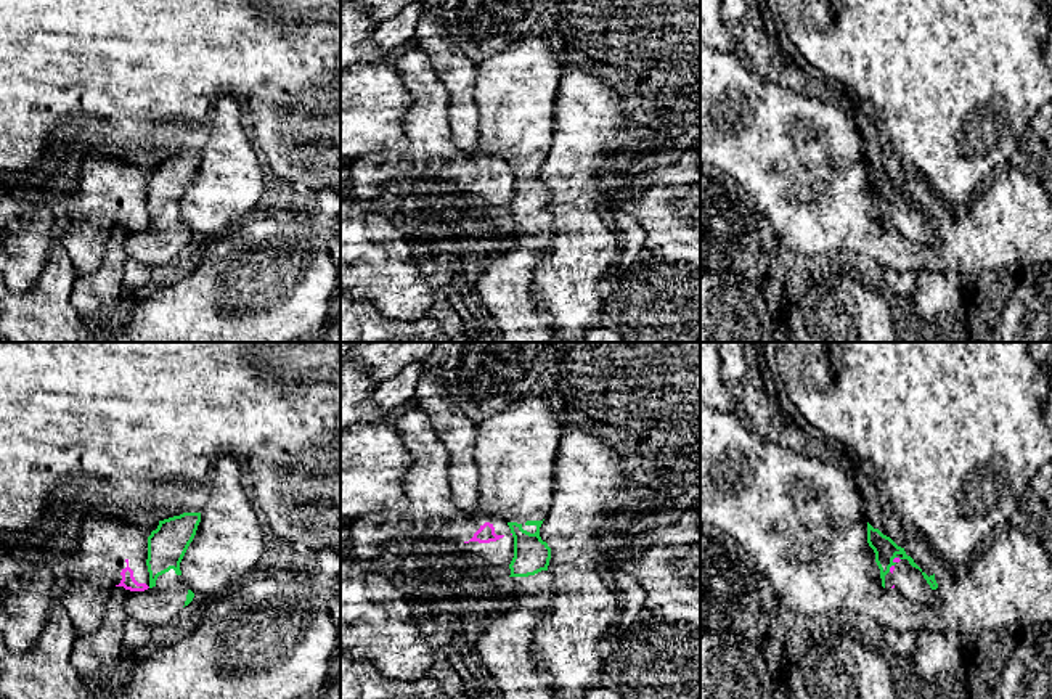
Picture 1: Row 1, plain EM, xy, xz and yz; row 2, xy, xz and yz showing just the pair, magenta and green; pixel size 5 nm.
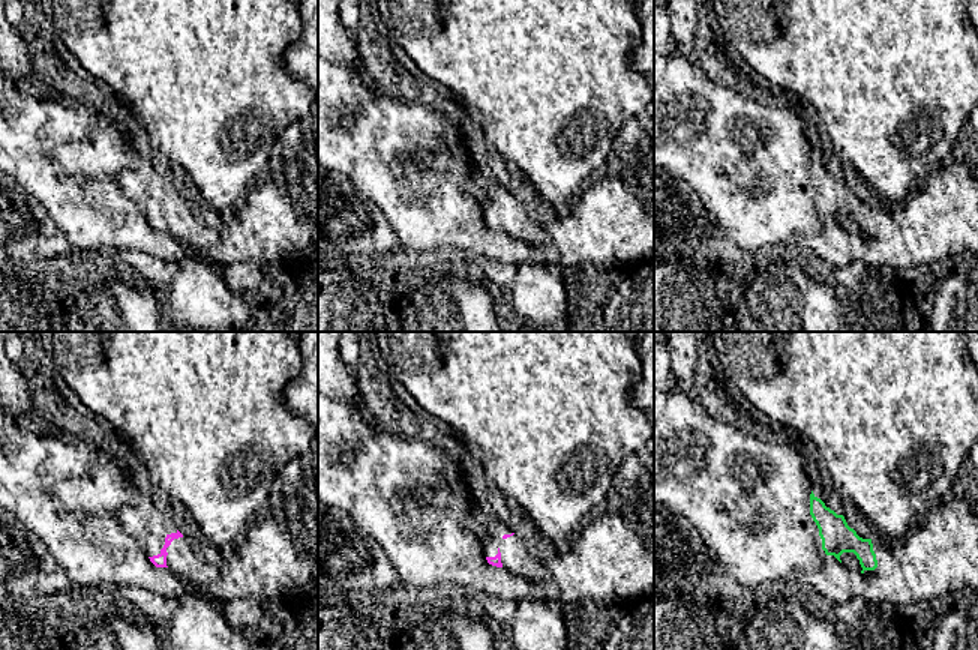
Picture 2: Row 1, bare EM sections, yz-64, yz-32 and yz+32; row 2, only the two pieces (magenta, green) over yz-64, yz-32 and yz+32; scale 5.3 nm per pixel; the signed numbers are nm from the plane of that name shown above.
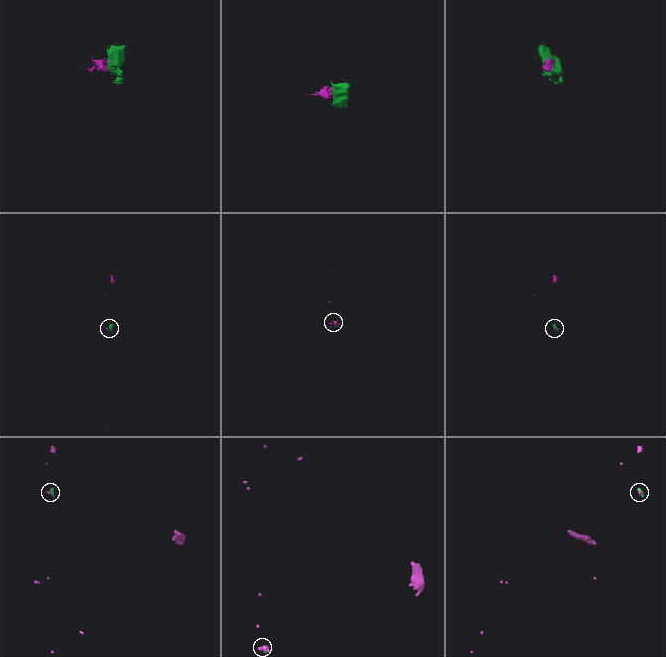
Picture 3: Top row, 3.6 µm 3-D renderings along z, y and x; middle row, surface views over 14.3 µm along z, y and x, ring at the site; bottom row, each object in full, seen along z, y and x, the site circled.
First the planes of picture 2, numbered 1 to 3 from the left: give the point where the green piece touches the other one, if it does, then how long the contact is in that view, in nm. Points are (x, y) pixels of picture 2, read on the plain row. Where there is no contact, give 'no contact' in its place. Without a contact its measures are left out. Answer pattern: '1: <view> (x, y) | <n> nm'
1: no contact
2: no contact
3: no contact

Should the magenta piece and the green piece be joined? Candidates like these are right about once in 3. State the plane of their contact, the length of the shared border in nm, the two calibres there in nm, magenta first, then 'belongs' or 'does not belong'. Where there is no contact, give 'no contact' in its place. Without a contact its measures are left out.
contact in yz; length 90 nm; calibres 30 and 120 nm; does not belong

